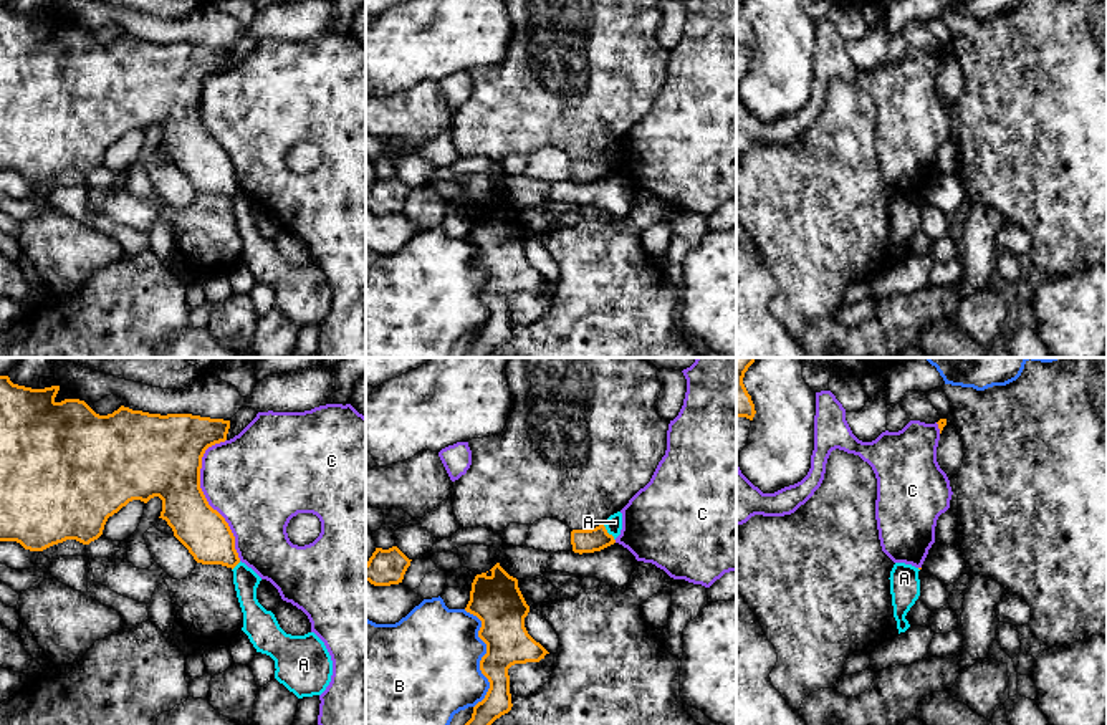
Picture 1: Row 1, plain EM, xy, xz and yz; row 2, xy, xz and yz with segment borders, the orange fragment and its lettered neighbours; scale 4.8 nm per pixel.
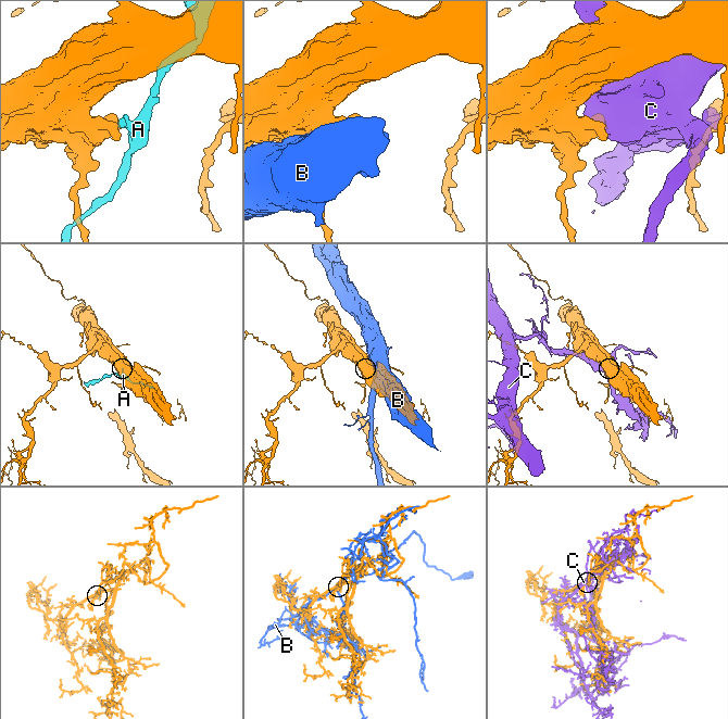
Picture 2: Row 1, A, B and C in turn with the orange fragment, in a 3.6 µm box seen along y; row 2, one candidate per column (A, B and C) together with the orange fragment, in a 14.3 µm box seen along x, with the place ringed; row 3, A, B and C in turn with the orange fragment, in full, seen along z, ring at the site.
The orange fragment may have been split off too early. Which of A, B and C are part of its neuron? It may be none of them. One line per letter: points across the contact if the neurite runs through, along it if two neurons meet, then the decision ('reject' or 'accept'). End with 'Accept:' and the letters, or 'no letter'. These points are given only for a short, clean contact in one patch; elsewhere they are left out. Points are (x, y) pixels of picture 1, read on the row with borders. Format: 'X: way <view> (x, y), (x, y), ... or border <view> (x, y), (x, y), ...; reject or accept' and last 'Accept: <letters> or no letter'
A: border xz (603, 523), (614, 540); reject
B: reject
C: reject
Accept: no letter

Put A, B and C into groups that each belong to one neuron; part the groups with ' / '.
A / B / C

